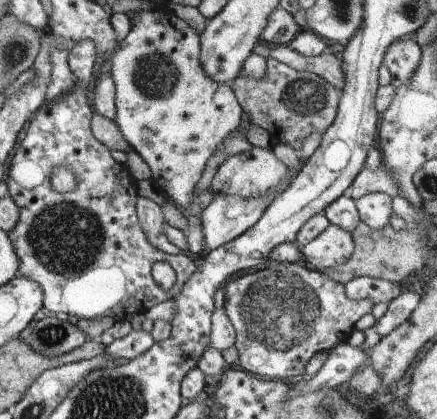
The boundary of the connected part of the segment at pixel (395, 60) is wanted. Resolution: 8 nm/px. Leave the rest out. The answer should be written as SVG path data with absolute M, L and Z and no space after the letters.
M413 36L394 42L388 48L384 58L384 64L394 76L391 86L398 89L408 83L414 77L421 59L421 47Z

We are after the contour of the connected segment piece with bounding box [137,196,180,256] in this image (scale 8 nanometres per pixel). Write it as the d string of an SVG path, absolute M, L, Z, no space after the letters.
M140 196L138 212L139 222L146 232L148 243L157 250L163 251L168 255L180 255L180 249L170 244L164 233L164 214L161 207L148 198Z

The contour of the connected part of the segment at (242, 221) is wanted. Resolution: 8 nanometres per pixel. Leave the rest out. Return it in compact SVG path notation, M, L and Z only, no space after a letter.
M289 182L270 197L242 199L236 196L215 196L214 201L203 210L200 218L204 226L204 245L207 251L219 249L228 242L247 233L266 213L268 206L275 201Z

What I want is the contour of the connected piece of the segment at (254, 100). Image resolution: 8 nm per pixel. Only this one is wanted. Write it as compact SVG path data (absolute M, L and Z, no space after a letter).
M271 57L267 60L267 74L261 80L237 77L230 86L244 112L252 116L250 121L240 126L243 132L246 133L249 126L255 124L272 133L276 142L289 144L295 150L314 131L322 131L324 134L338 117L340 92L334 86L319 75L295 70Z

